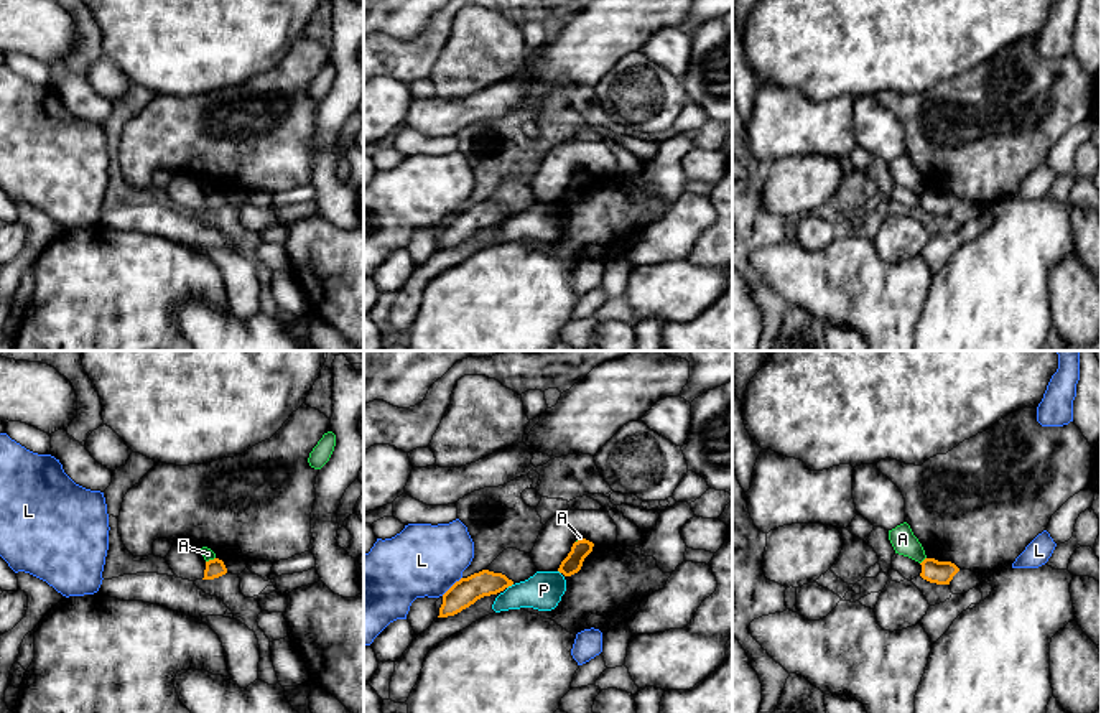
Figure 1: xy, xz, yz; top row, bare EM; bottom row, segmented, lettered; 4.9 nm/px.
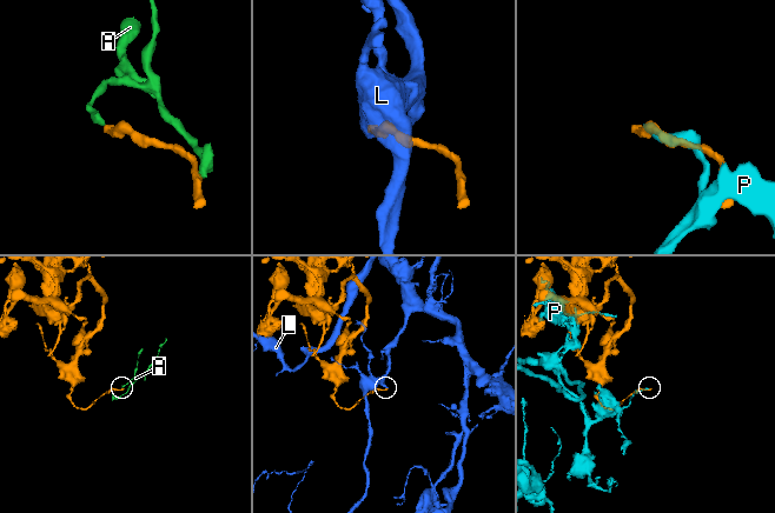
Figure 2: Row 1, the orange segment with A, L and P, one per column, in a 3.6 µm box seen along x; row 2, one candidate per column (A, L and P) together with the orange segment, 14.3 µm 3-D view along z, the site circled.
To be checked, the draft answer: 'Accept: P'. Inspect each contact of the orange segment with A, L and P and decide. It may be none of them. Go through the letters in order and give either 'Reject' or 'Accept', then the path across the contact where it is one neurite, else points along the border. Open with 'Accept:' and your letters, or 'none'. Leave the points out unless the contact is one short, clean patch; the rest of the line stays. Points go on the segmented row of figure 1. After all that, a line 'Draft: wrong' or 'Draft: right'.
Accept: none
A: Reject. Boundary: yz (925, 557), (920, 563)
L: Reject. Boundary: xz (461, 577), (441, 595)
P: Reject
Draft: wrong

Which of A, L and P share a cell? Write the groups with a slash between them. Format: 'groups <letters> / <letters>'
groups A / L / P

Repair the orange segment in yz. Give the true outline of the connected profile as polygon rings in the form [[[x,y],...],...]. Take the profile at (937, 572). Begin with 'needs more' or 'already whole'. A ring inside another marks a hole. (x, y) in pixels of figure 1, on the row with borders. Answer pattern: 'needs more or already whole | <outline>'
already whole | [[[925,558],[922,563],[920,576],[930,583],[950,585],[959,568],[951,562],[938,562],[935,558]]]

